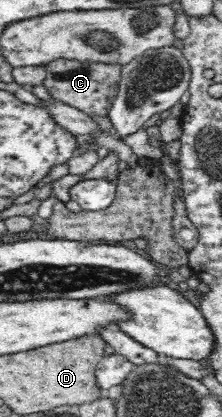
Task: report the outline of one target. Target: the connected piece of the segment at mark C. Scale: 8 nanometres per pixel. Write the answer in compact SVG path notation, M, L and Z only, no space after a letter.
M58 58L43 66L47 73L43 85L54 99L73 109L78 109L90 118L108 116L115 101L122 64Z

